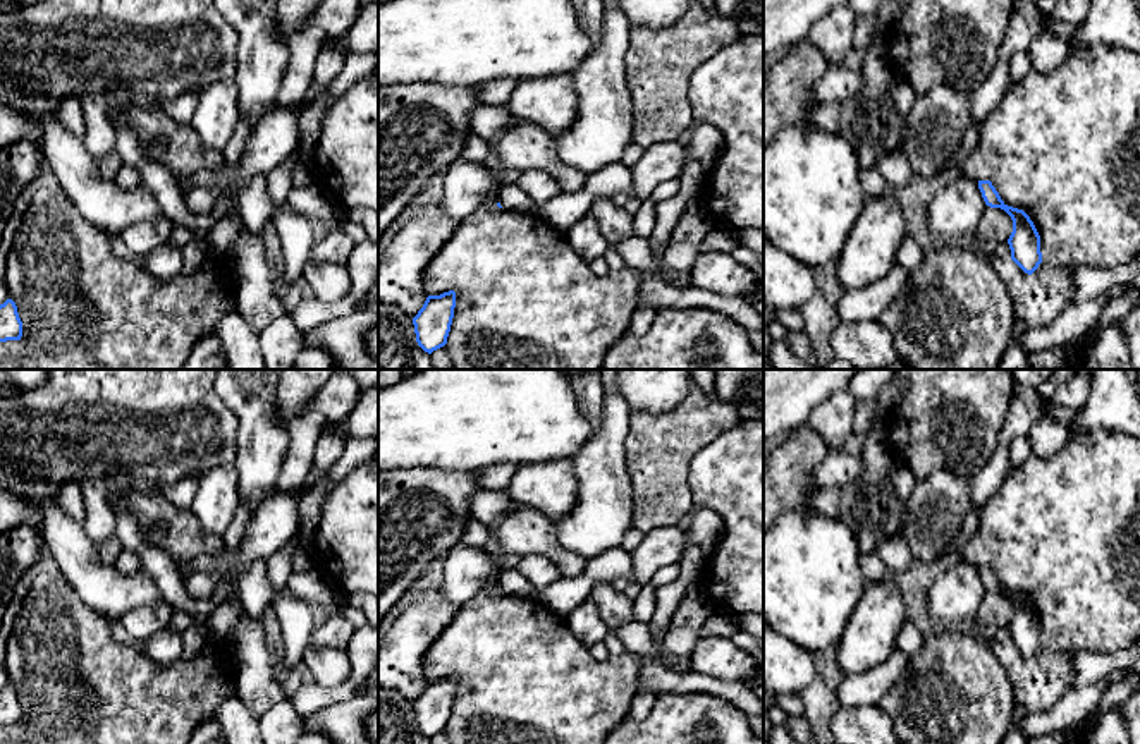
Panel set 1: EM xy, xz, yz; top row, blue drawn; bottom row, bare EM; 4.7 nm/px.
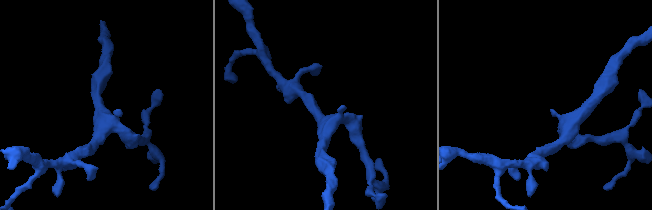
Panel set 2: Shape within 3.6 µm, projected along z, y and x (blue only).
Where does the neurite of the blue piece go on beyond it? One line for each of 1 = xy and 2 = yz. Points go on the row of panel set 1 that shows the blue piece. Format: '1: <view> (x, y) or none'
1: none
2: none

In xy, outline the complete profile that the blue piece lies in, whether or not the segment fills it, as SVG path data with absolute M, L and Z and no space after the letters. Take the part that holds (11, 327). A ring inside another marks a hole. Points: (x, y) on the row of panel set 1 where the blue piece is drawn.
M12 299L0 304L0 342L21 340L22 321Z

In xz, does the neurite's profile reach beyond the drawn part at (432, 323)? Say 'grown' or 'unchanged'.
unchanged

